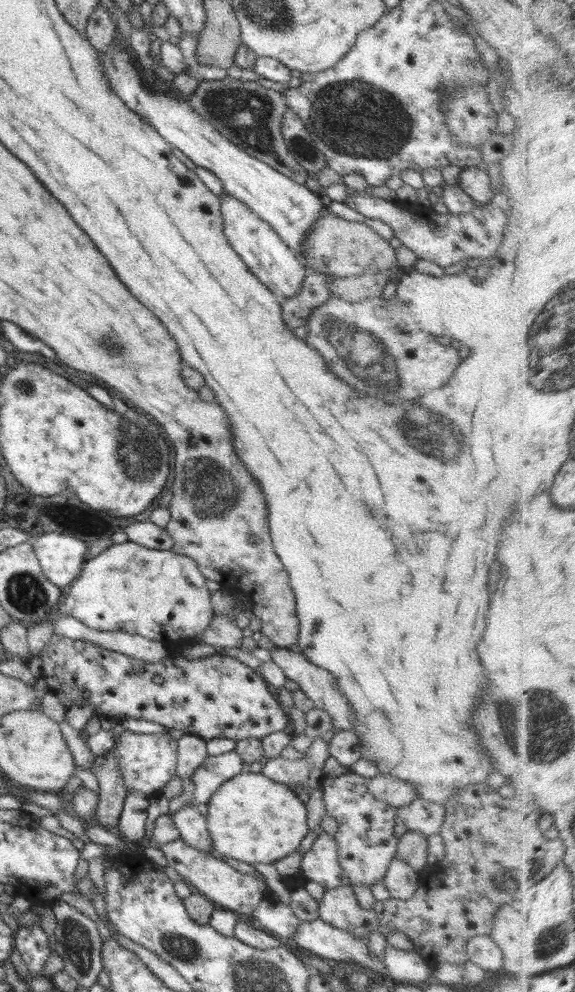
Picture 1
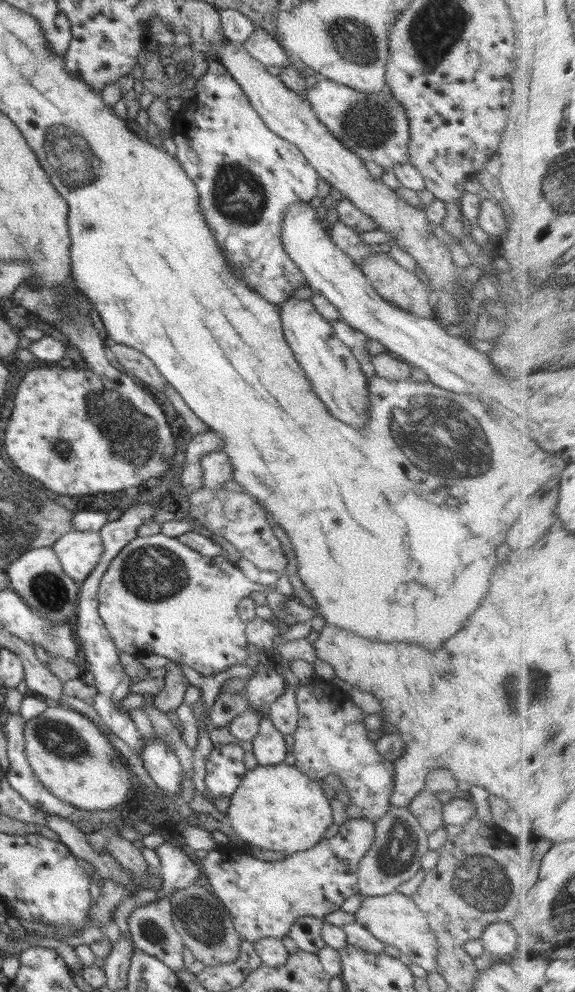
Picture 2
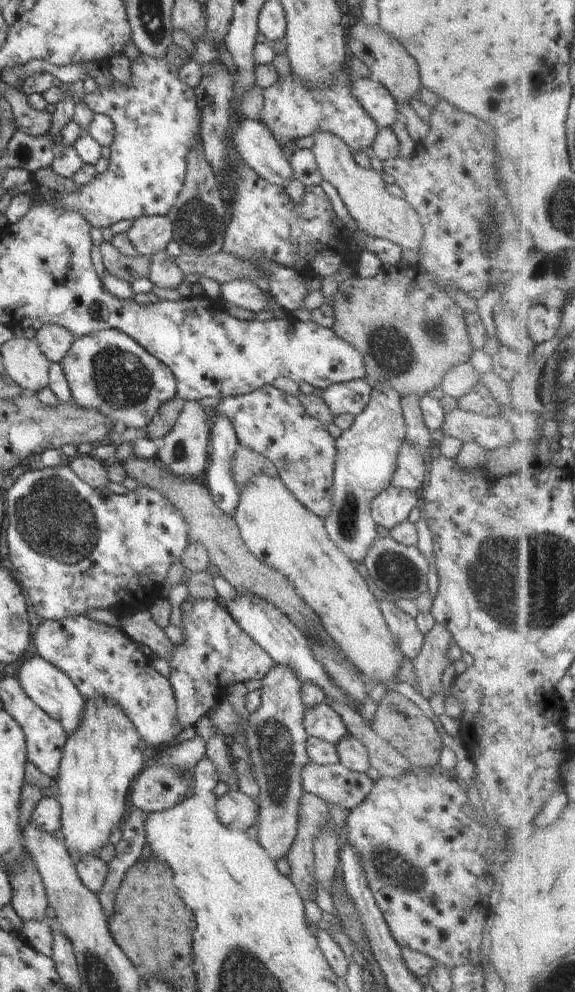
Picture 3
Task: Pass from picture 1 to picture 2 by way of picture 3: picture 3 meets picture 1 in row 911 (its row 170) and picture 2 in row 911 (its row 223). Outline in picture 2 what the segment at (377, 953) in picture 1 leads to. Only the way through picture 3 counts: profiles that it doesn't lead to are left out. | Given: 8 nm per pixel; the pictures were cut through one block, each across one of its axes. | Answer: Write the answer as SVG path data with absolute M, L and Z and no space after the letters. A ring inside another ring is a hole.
M399 891L384 896L366 896L354 916L355 922L362 924L374 938L385 945L396 946L402 954L406 954L414 964L418 964L427 972L436 971L436 955L440 946L436 942L434 932L428 926L426 917L411 896Z

